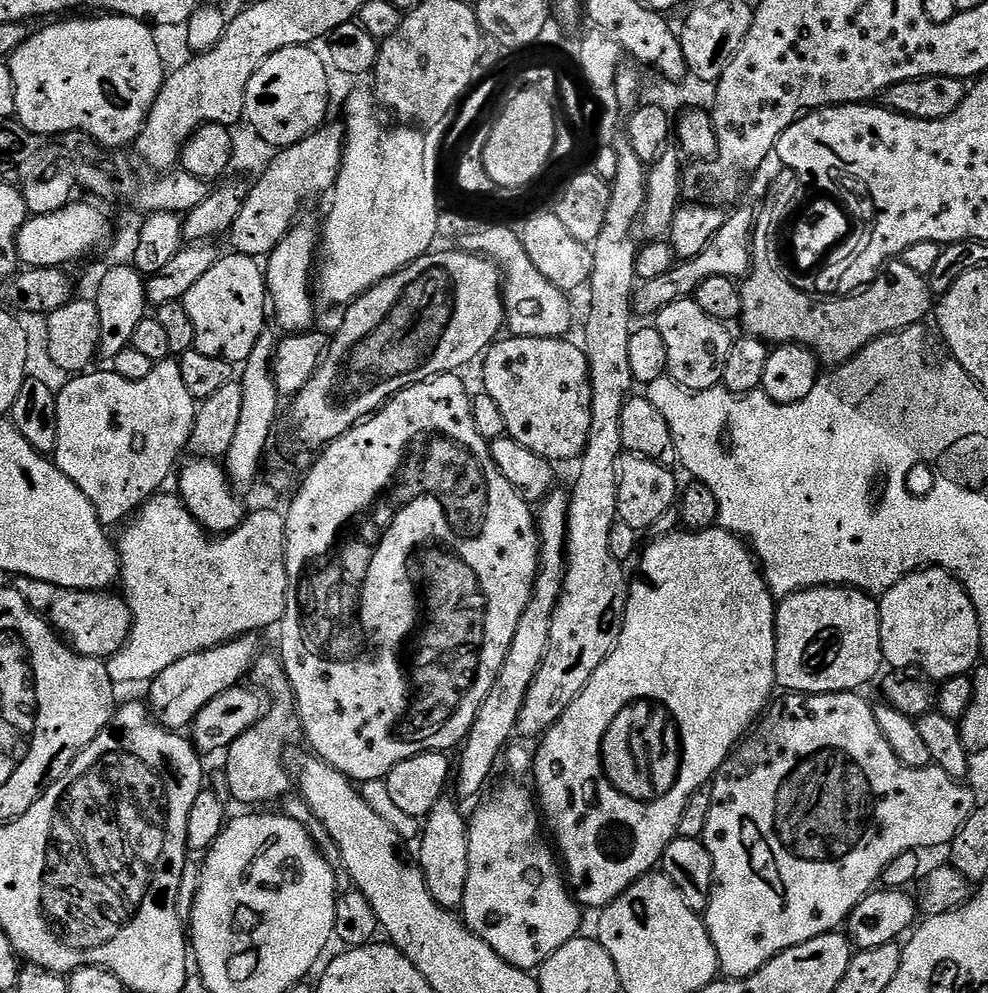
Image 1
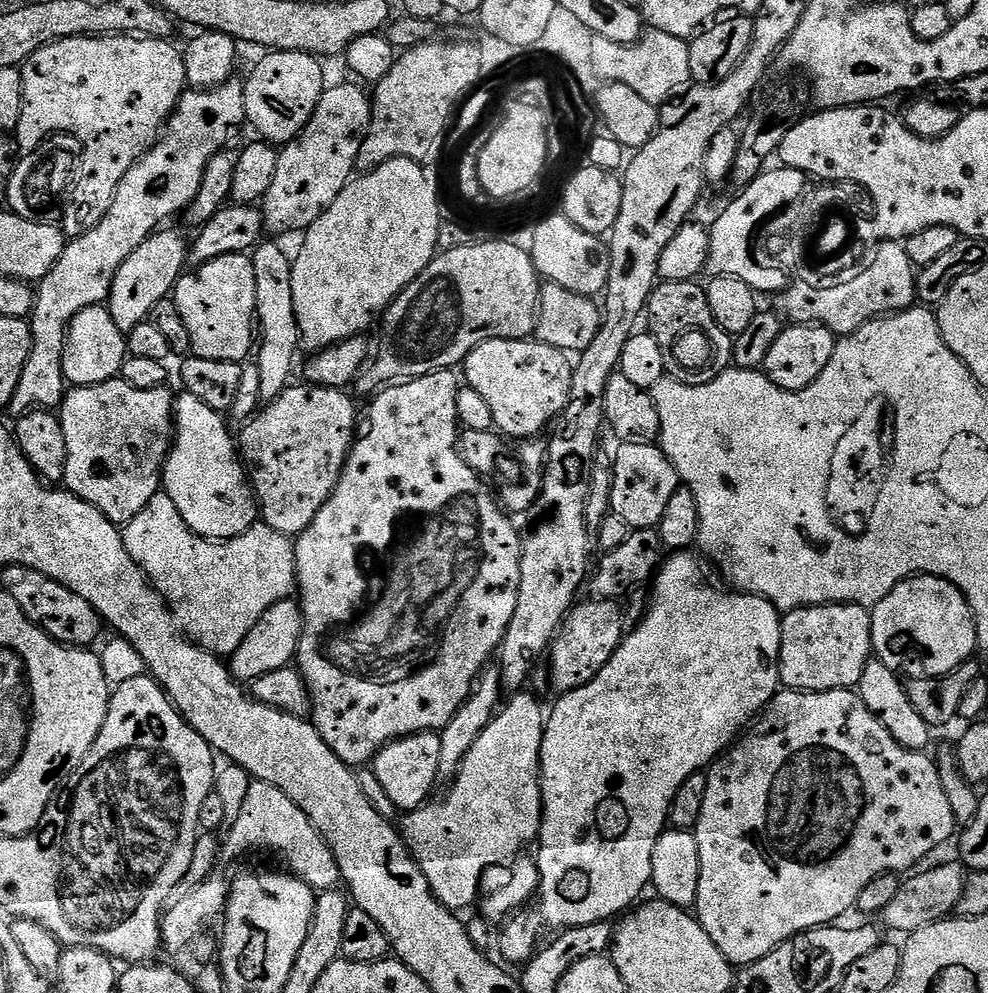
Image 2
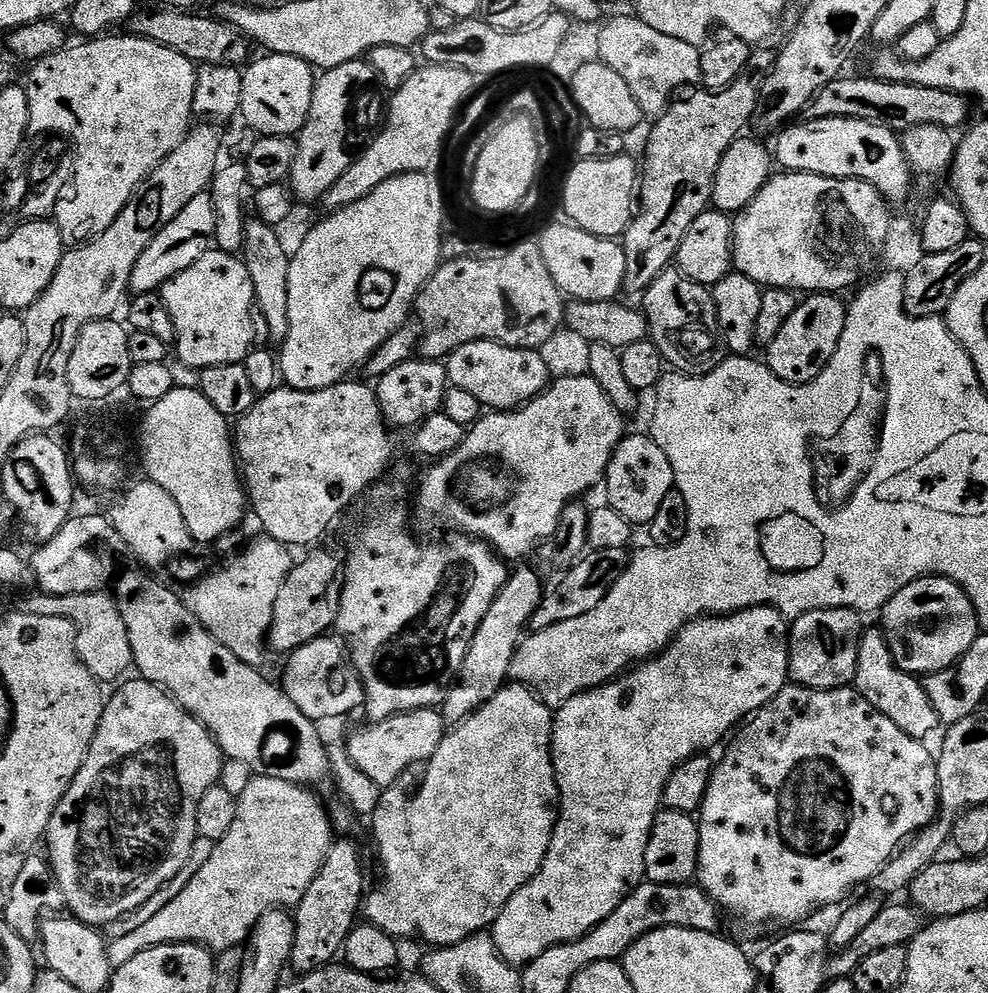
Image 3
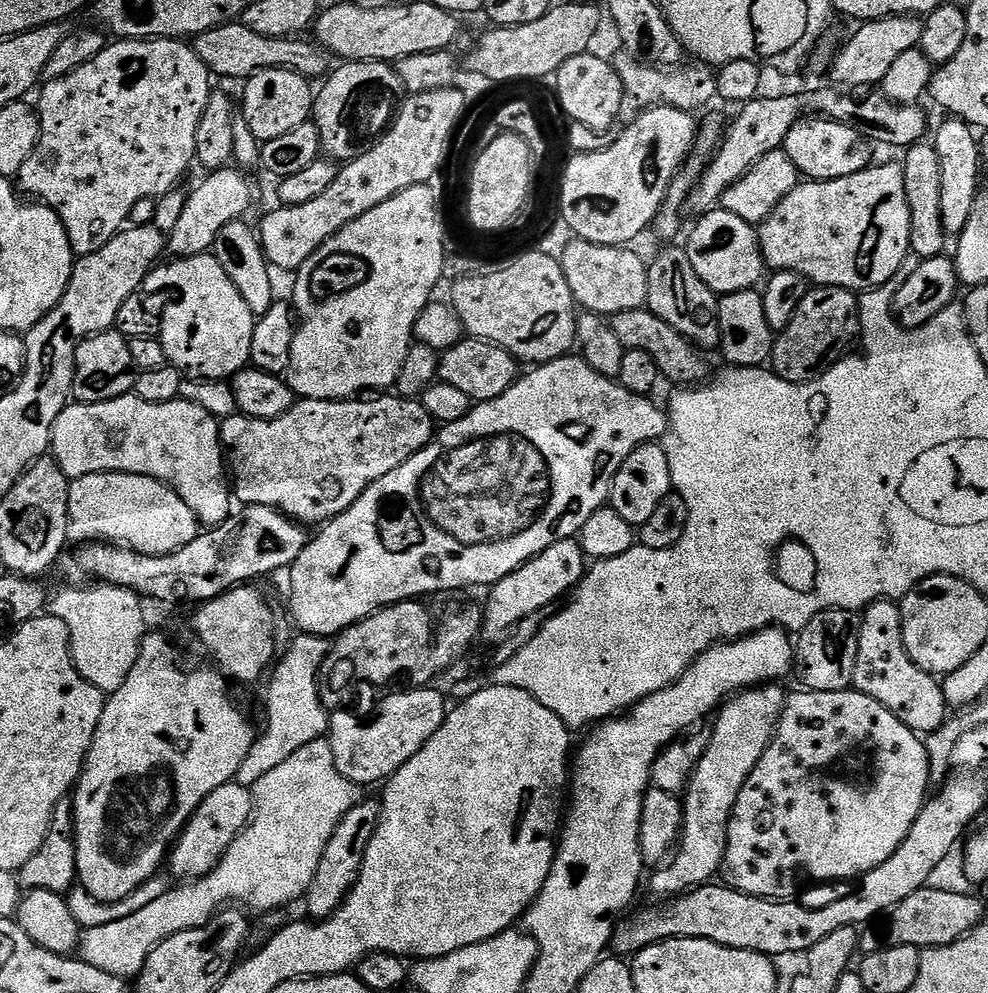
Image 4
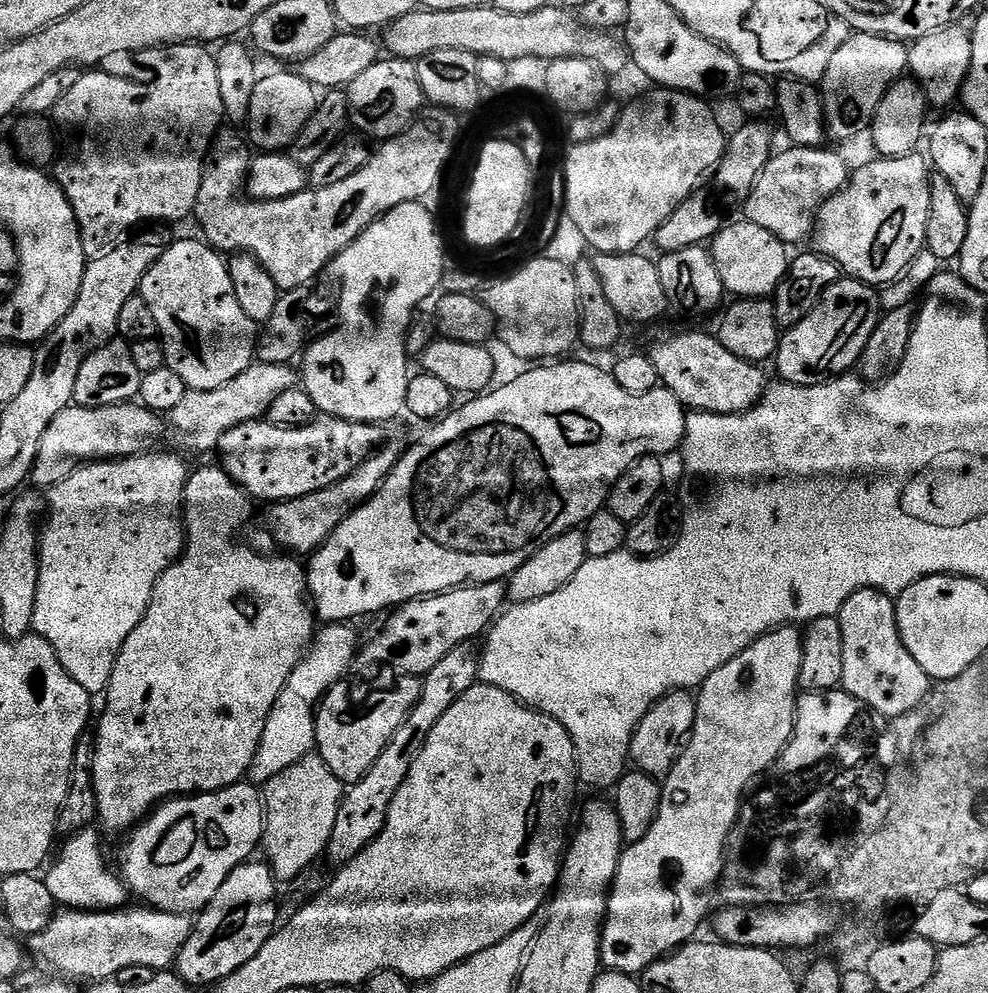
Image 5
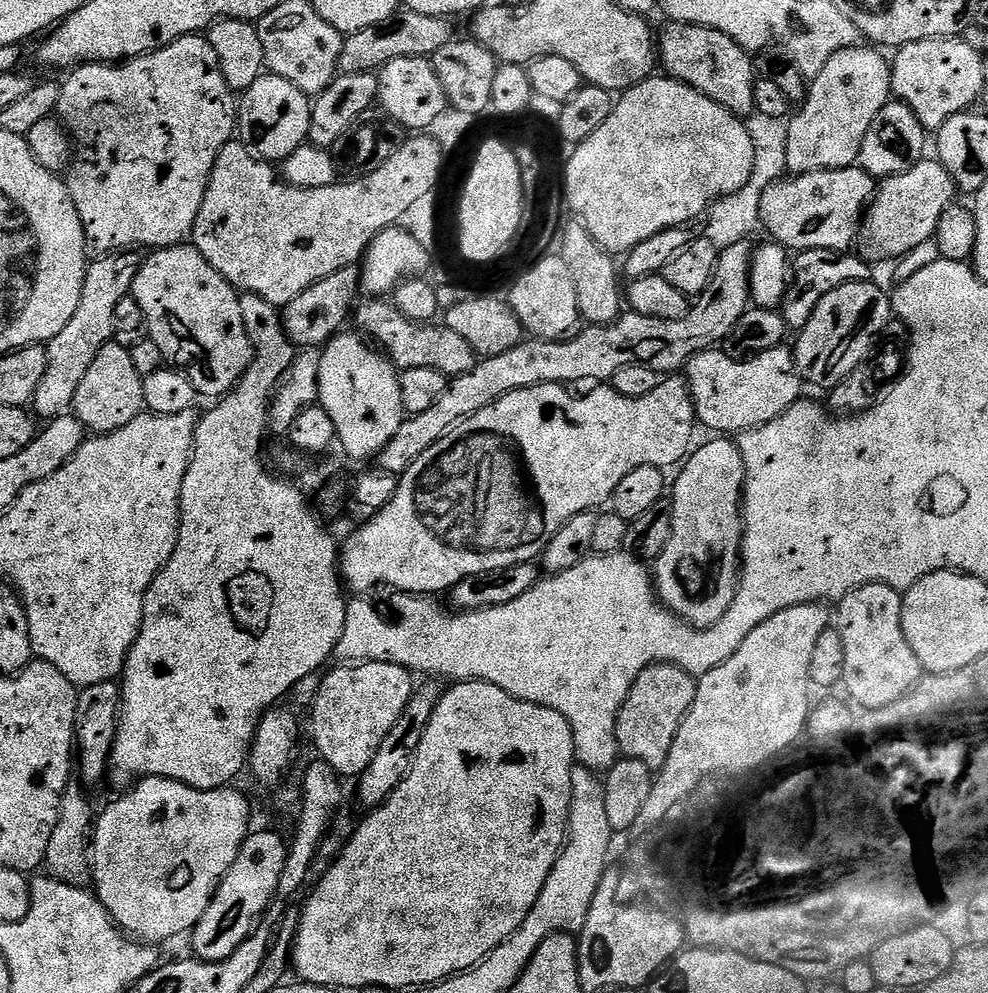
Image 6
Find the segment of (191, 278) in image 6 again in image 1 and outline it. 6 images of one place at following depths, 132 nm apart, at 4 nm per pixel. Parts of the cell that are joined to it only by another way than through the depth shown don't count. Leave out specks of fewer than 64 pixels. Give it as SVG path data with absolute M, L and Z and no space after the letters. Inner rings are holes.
M224 254L221 255L220 260L218 262L214 262L214 266L210 266L210 270L206 270L206 274L202 274L202 278L198 278L198 282L194 282L194 286L190 286L190 290L186 295L184 295L183 301L184 309L186 310L186 314L190 314L190 322L194 322L194 338L196 339L196 343L194 345L195 351L201 352L202 354L210 354L210 358L222 358L226 363L231 364L233 366L243 365L245 360L250 358L250 354L254 350L254 346L258 342L258 338L265 332L266 324L264 324L264 312L266 316L266 309L269 307L270 301L268 298L268 288L264 284L264 269L261 267L259 263L251 256L242 256L239 254Z

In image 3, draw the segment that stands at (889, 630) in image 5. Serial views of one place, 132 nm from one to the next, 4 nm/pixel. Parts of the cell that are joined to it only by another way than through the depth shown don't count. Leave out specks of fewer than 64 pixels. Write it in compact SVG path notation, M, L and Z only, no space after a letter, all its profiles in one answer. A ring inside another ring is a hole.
M879 627L872 628L869 632L867 629L860 637L854 687L858 694L862 694L862 698L866 698L866 702L870 702L870 706L874 706L874 710L878 710L878 714L886 714L886 718L890 718L890 722L894 722L898 730L910 734L910 738L927 741L928 736L934 735L936 728L941 727L930 698L926 698L923 683L911 672L898 666Z

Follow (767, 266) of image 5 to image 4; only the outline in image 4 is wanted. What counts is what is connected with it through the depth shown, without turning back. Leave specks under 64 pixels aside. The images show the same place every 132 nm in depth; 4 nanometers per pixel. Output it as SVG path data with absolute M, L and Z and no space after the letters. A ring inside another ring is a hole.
M723 210L708 212L695 223L688 236L686 251L698 278L702 278L702 282L706 282L706 286L710 286L717 297L729 296L747 288L755 289L765 279L764 255L757 229L753 225L738 218L738 214Z

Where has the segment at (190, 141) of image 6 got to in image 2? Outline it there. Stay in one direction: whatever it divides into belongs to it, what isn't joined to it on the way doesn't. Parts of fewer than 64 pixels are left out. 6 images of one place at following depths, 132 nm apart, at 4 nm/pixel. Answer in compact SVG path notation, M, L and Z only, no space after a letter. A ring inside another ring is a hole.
M71 36L70 38L55 40L53 44L47 44L39 48L24 63L22 71L24 74L24 105L22 106L22 118L18 118L14 140L16 139L20 144L35 146L42 143L53 133L64 133L76 137L83 148L83 161L79 171L82 178L77 179L71 189L70 197L72 196L72 201L65 206L64 214L62 210L62 220L64 216L62 231L68 238L85 236L90 230L94 230L94 226L98 226L98 222L102 222L102 218L106 218L106 214L114 202L114 194L118 194L118 182L122 182L122 178L126 178L126 174L130 174L134 165L156 145L164 125L168 123L169 118L172 117L172 111L176 109L176 103L184 95L188 79L186 78L186 66L181 49L179 47L175 48L172 42L168 40L153 40L142 36Z

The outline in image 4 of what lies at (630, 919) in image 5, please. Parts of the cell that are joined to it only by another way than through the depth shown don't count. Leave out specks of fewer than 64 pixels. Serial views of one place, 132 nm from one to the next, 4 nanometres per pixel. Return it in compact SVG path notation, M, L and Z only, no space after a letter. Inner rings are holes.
M773 682L737 692L735 696L725 700L719 711L715 713L716 725L712 728L712 737L703 745L698 766L688 780L688 787L682 796L684 828L680 831L679 841L666 862L661 863L653 871L657 871L652 876L652 888L660 895L657 897L675 898L681 892L690 892L702 884L709 883L715 877L712 875L715 872L717 875L721 871L728 837L728 820L732 817L734 802L746 778L750 778L750 770L754 770L758 758L762 758L762 754L766 751L764 741L768 739L773 720L783 714L786 692L783 692L780 687L779 683Z

